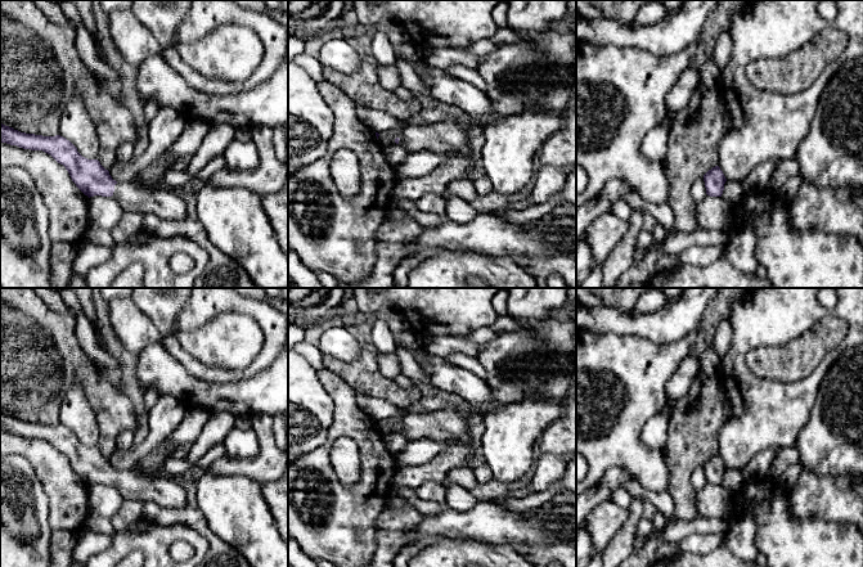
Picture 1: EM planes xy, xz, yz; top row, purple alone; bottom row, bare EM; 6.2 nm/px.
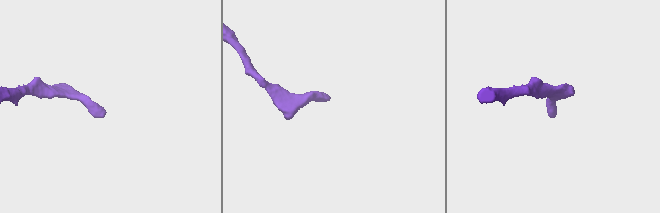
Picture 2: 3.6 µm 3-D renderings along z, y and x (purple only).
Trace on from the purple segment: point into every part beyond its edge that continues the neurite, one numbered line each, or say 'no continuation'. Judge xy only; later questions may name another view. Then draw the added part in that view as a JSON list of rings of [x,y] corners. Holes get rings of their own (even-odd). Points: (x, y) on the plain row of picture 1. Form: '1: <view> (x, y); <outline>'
1: xy (166, 491); [[[117,471],[112,486],[127,500],[152,501],[162,508],[181,508],[188,495],[181,481],[150,477],[132,471]]]

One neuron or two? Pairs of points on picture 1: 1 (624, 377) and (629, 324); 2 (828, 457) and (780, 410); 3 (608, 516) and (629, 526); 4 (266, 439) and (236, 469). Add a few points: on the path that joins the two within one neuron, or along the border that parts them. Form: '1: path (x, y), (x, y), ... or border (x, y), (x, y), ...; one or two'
1: border (598, 333), (634, 334), (657, 343); two
2: border (814, 404), (794, 444); two
3: border (628, 509), (628, 517), (623, 526), (605, 547); two
4: path (266, 449), (251, 467), (246, 467); one

